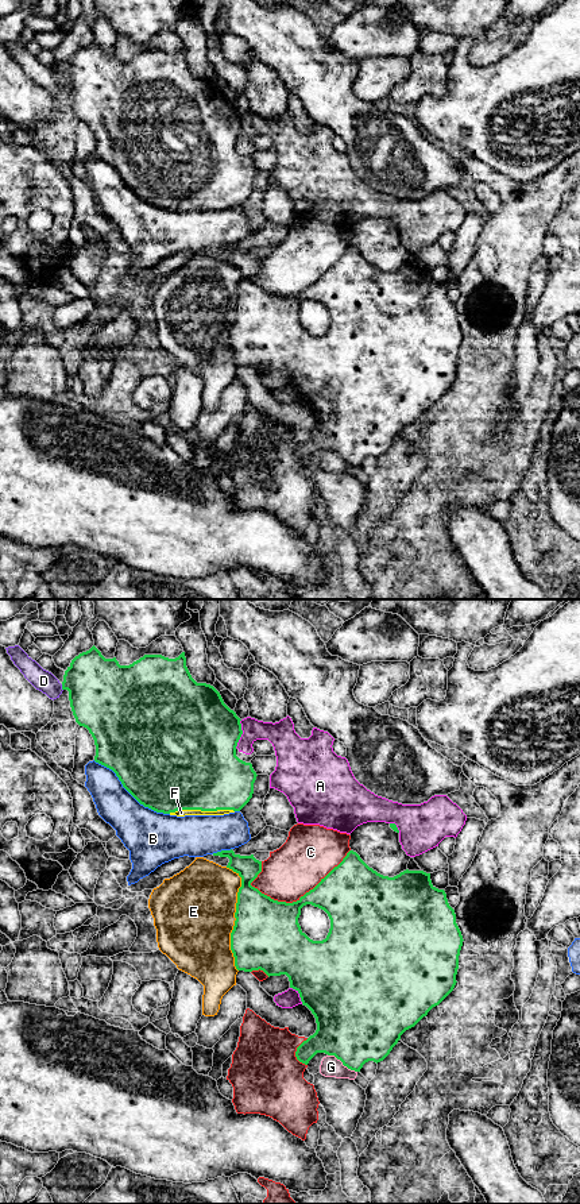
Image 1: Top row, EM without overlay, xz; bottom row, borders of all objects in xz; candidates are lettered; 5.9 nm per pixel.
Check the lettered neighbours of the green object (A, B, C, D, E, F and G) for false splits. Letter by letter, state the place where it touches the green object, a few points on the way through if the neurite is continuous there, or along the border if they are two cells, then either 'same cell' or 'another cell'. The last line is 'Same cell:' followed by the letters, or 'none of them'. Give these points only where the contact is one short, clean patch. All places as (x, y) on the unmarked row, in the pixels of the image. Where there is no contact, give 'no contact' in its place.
A: xz (242, 128) | another cell
B: xz (130, 188) | another cell
C: xz (301, 292) | another cell
D: xz (62, 83) | another cell
E: xz (235, 312) | another cell
F: xz (201, 205) | same cell
G: xz (343, 459) | another cell
Same cell: F

